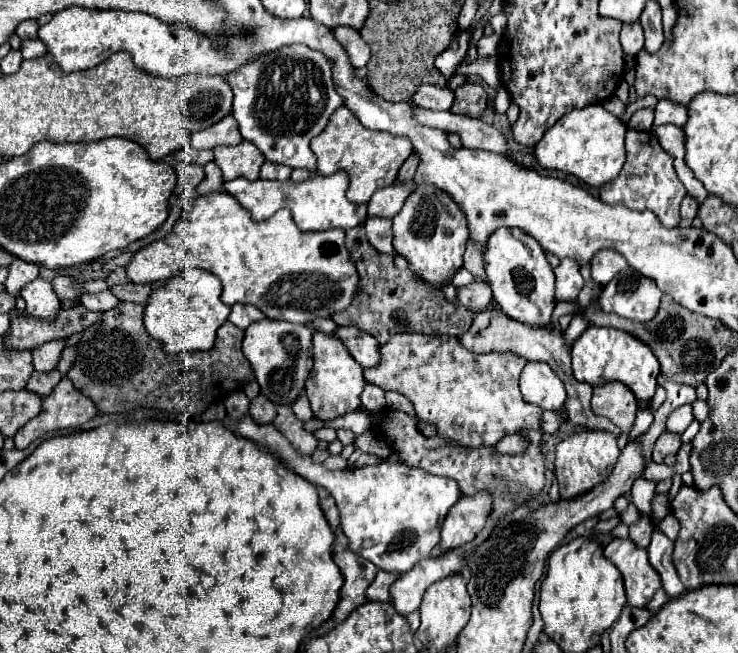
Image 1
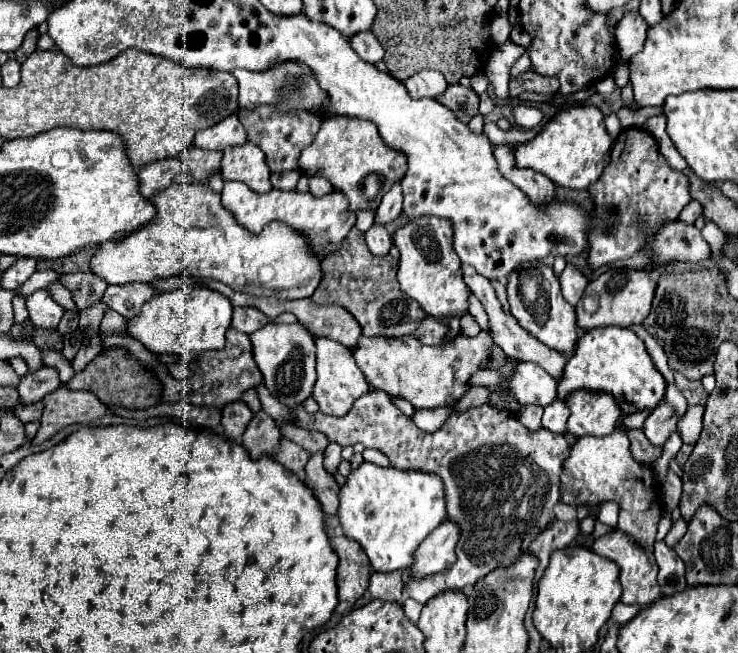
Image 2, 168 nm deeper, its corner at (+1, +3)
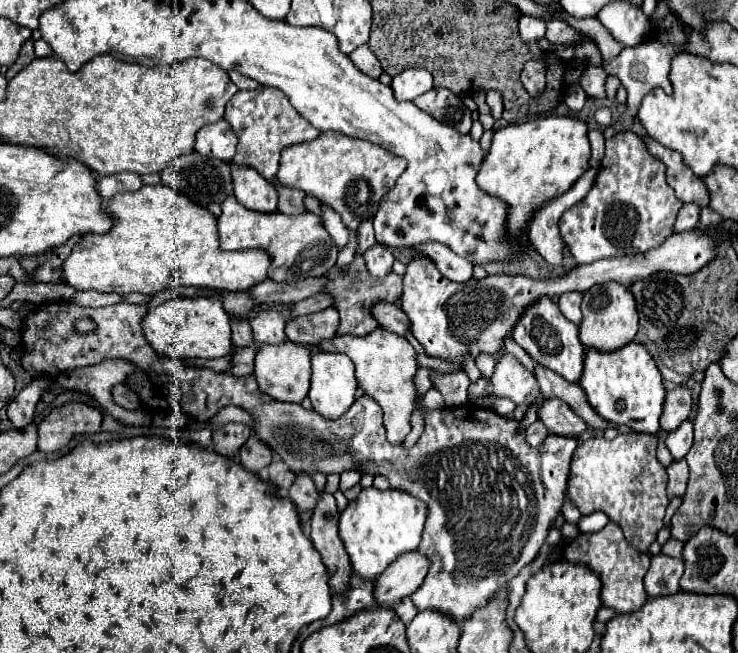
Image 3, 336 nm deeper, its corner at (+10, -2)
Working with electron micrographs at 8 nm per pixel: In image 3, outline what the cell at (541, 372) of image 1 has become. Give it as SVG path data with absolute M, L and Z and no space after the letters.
M503 354L497 361L490 382L496 398L508 398L518 406L532 404L540 392L534 374L510 354Z

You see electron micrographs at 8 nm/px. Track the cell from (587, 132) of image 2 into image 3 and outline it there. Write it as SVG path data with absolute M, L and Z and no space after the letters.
M546 116L524 124L510 124L496 130L492 146L476 176L478 186L506 204L510 204L508 228L512 232L526 230L530 214L544 202L568 190L586 170L590 162L588 126L576 116Z

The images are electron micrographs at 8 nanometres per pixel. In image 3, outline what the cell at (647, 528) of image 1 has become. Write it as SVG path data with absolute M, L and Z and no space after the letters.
M640 432L618 434L614 440L602 436L584 438L572 456L566 488L566 498L574 502L582 514L592 514L596 510L604 512L624 530L626 540L640 552L646 552L656 540L658 530L664 526L668 504L668 476L664 466L656 460L656 448L658 436Z

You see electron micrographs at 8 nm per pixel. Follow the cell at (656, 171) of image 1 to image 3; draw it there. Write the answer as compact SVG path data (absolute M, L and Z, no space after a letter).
M622 132L622 134L606 140L606 154L602 158L600 170L594 178L590 192L584 196L582 202L578 202L576 206L572 206L570 210L566 210L560 216L558 228L560 228L562 240L568 244L570 252L572 252L574 264L584 266L584 264L592 264L602 258L642 254L646 250L660 246L672 234L672 226L674 226L676 214L682 208L682 204L684 202L680 202L676 198L672 186L668 186L664 162L660 162L646 150L646 146L638 134Z

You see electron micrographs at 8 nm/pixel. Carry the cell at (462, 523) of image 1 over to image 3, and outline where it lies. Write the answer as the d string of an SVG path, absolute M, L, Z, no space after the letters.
M418 550L402 554L380 574L380 578L376 578L376 602L380 606L394 606L420 588L428 570L430 562Z

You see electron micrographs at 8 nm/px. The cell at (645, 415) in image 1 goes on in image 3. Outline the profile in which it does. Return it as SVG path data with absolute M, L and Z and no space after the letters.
M592 512L588 516L582 516L582 520L578 522L578 528L582 532L596 532L596 530L602 530L606 524L608 524L608 516L606 514Z

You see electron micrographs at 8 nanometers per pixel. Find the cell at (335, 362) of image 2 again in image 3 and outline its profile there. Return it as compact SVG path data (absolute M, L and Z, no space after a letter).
M322 350L312 354L312 386L308 398L312 400L316 412L320 412L326 420L336 420L344 416L350 410L352 402L356 400L356 390L358 382L354 376L354 366L346 354L332 354Z

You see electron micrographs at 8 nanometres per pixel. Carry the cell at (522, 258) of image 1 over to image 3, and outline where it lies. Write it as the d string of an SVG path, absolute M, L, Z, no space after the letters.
M538 298L524 310L520 316L520 322L516 322L516 328L512 330L512 338L542 366L554 370L568 382L578 382L582 372L582 360L584 360L584 346L578 340L578 326L572 324L562 316L558 310L558 304L552 298Z

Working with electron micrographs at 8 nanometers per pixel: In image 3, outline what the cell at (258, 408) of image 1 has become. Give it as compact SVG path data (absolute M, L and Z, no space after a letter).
M252 434L248 438L248 442L240 448L240 464L250 470L250 472L258 472L260 468L268 466L272 460L272 450L266 442L260 442L260 438L256 438L256 434Z

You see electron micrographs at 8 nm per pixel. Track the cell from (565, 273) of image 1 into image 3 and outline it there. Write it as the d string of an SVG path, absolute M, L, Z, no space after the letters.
M568 292L568 294L562 294L558 298L558 306L560 306L560 312L574 324L578 324L582 320L582 314L580 314L580 300L582 300L582 294L580 292Z

